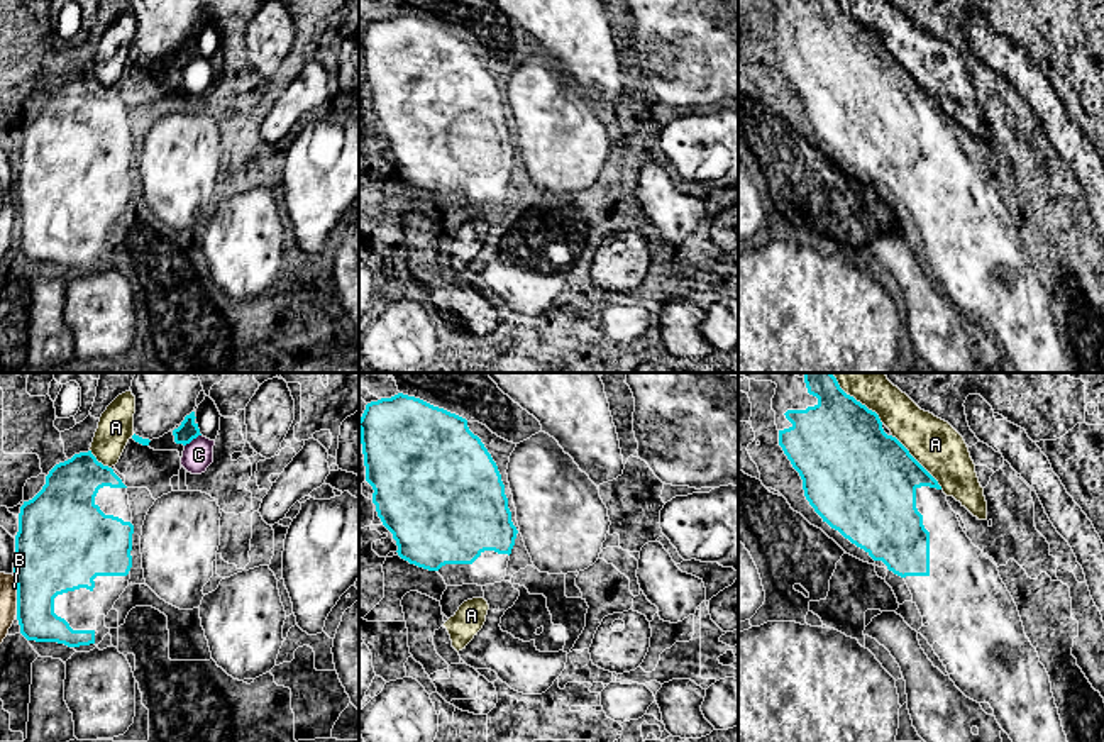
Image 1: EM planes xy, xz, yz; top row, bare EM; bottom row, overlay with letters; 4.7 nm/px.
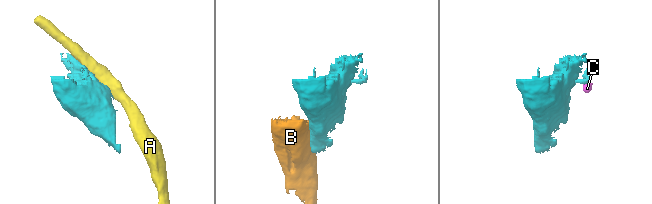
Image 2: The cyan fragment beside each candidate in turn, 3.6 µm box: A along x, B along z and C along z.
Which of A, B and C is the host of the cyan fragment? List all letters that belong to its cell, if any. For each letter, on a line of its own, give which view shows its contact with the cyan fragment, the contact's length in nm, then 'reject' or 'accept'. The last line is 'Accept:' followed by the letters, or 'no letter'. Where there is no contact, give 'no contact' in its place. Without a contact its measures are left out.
A: meets cyan in yz; contact 360 nm long; reject
B: meets cyan in xy; contact 190 nm long; reject
C: meets cyan in xy; contact 100 nm long; reject
Accept: no letter

